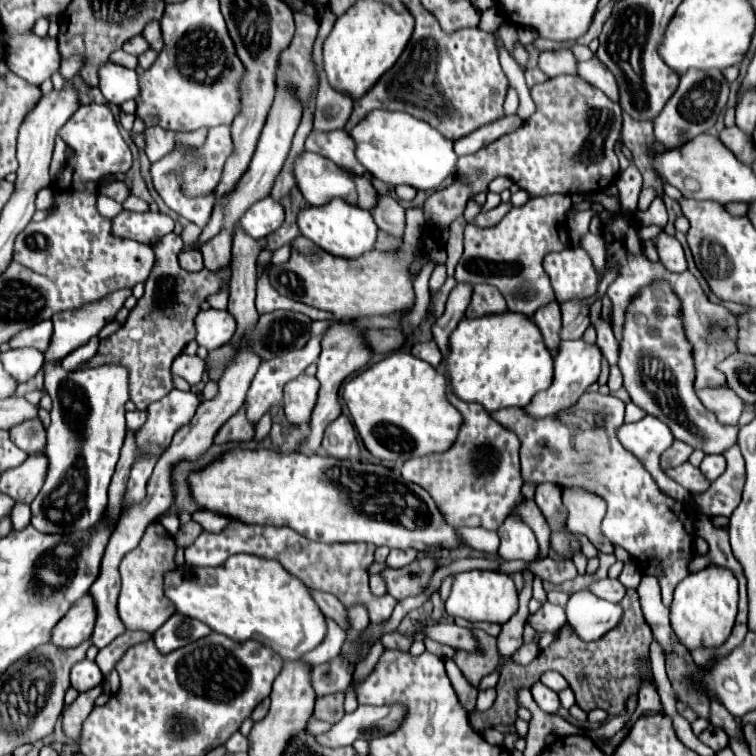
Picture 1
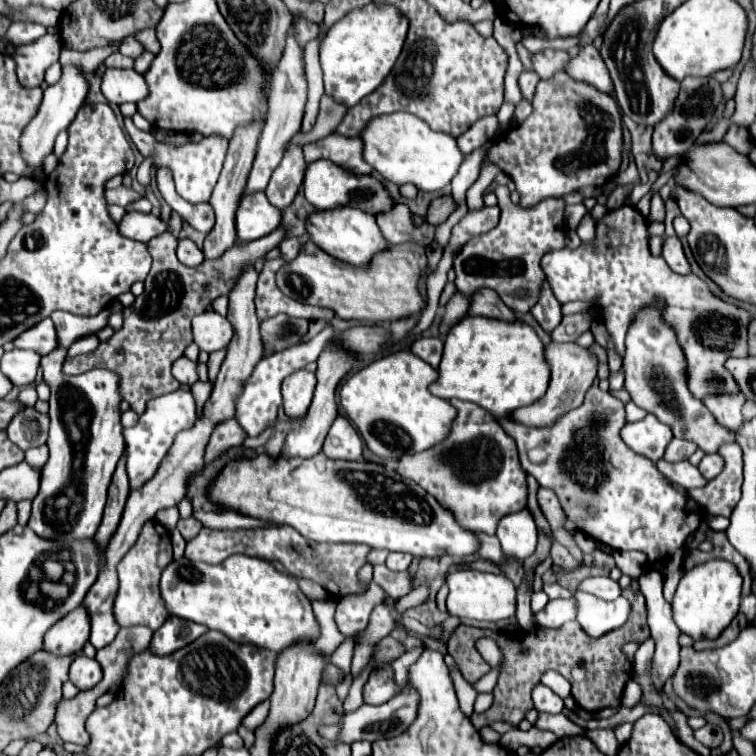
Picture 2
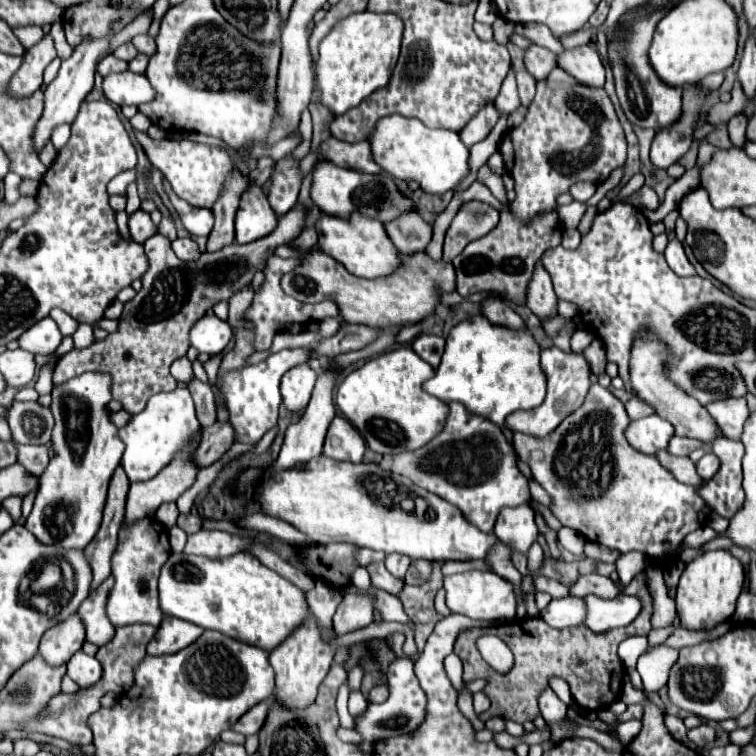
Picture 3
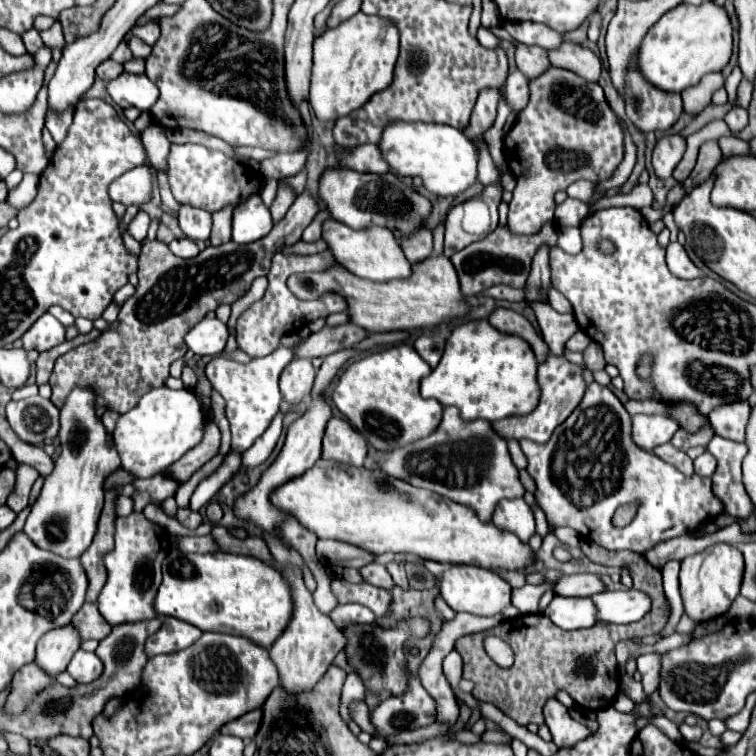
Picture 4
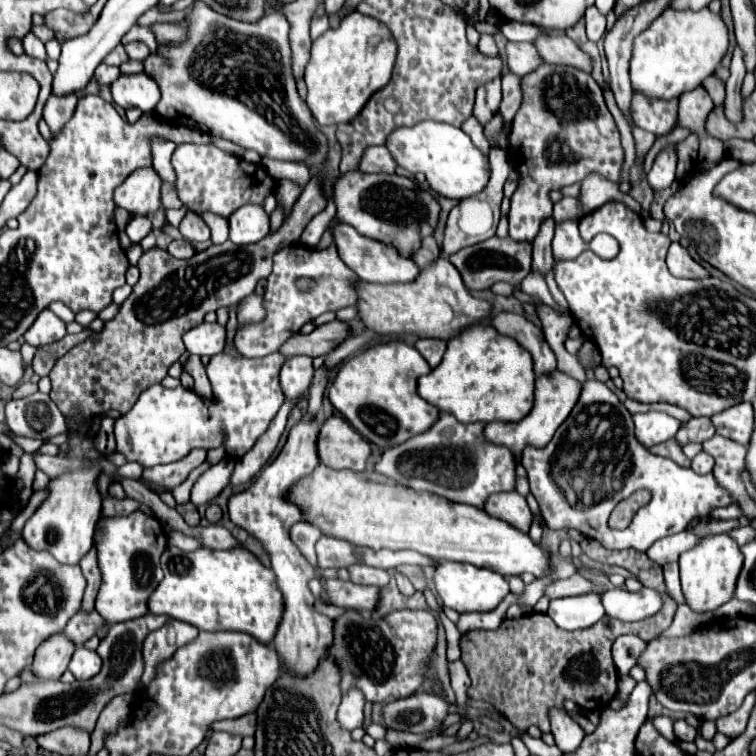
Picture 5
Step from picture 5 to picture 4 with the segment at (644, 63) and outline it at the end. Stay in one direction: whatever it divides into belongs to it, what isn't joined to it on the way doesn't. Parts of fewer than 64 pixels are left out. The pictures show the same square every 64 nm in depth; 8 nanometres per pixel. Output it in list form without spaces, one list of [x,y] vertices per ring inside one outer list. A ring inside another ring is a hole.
[[[704,2],[700,6],[692,4],[678,4],[676,8],[668,10],[642,38],[638,56],[636,56],[636,66],[638,72],[646,78],[648,84],[656,86],[658,90],[664,92],[682,92],[688,86],[696,86],[702,76],[710,72],[720,72],[732,56],[732,26],[726,16],[726,10],[722,6],[716,6],[714,2]]]

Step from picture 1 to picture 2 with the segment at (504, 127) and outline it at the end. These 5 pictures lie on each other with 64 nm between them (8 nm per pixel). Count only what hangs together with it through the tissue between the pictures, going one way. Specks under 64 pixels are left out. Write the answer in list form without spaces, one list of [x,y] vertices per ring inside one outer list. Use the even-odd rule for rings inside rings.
[[[494,114],[488,118],[480,118],[464,134],[458,136],[458,146],[464,154],[470,154],[474,148],[486,144],[496,130],[498,130],[498,118]]]

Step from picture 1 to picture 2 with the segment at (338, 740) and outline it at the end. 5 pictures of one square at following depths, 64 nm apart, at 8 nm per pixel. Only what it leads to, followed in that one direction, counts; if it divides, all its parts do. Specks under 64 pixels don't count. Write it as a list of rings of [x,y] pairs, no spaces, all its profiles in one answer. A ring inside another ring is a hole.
[[[424,646],[416,647],[404,652],[400,658],[396,658],[392,662],[392,672],[394,672],[394,678],[398,685],[398,694],[394,698],[390,698],[386,704],[380,704],[380,706],[364,704],[358,710],[346,714],[344,716],[344,722],[342,722],[342,732],[340,732],[340,740],[342,742],[346,742],[346,744],[352,744],[354,740],[374,742],[374,740],[380,740],[380,738],[392,738],[392,736],[402,734],[404,730],[408,730],[408,726],[416,720],[418,706],[420,706],[418,690],[414,690],[407,682],[408,669],[418,660],[423,651]]]

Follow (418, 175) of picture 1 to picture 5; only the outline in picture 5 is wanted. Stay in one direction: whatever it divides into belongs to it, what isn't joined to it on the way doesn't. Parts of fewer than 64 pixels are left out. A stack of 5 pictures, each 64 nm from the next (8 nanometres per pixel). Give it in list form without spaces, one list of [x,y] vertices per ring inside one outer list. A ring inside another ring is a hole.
[[[424,120],[410,128],[398,128],[388,138],[386,148],[392,152],[398,166],[406,168],[412,174],[422,172],[428,184],[432,186],[432,190],[436,190],[446,198],[462,200],[474,196],[484,190],[490,178],[488,156],[484,156],[484,152],[474,146],[468,134],[464,134],[460,128],[450,124]]]

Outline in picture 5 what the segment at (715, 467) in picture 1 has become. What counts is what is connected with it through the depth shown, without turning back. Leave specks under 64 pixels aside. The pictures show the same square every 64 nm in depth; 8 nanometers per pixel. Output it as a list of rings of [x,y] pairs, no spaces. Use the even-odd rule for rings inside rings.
[[[700,452],[692,458],[692,470],[696,474],[710,474],[712,468],[714,468],[714,458],[708,456],[706,452]]]

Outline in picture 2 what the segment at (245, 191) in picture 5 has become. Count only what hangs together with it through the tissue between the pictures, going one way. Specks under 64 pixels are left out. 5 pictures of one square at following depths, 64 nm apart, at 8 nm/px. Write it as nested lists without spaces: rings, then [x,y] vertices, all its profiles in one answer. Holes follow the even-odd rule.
[[[124,118],[124,126],[126,126],[126,132],[130,134],[132,142],[136,144],[136,148],[140,150],[140,154],[144,158],[152,158],[154,166],[168,168],[172,172],[172,178],[174,178],[174,184],[176,184],[176,192],[182,198],[186,198],[192,204],[202,204],[202,202],[210,200],[212,188],[218,182],[218,176],[220,176],[220,170],[222,170],[222,164],[224,164],[224,158],[226,158],[228,142],[224,138],[210,136],[210,138],[202,138],[200,142],[186,142],[182,146],[172,146],[172,144],[156,140],[150,132],[138,130],[132,124],[130,118]]]

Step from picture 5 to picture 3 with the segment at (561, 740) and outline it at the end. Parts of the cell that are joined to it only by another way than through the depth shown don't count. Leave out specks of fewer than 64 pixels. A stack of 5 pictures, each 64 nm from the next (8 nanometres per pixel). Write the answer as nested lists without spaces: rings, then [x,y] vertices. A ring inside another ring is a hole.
[[[552,690],[542,692],[542,696],[540,696],[540,714],[546,720],[546,724],[550,726],[554,744],[564,740],[564,738],[594,738],[602,746],[606,746],[610,742],[610,736],[606,732],[600,732],[600,730],[590,728],[590,726],[580,726],[580,724],[570,726],[566,710],[568,710],[568,706]]]

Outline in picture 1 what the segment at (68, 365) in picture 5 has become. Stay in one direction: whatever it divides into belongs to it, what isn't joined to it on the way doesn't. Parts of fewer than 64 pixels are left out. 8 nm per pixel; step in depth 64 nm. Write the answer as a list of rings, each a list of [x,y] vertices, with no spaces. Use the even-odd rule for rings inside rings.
[[[176,234],[160,238],[160,242],[152,246],[152,250],[156,254],[156,262],[152,274],[144,282],[144,296],[130,310],[124,326],[120,326],[120,330],[114,332],[110,338],[100,340],[96,358],[90,358],[80,368],[86,370],[104,364],[124,366],[128,370],[130,400],[136,404],[136,410],[146,410],[150,402],[156,402],[156,398],[162,398],[170,390],[174,390],[170,366],[174,358],[182,354],[186,344],[192,342],[196,336],[194,318],[200,312],[200,304],[208,296],[226,290],[230,282],[230,266],[218,272],[202,268],[196,274],[188,274],[184,268],[180,268],[178,252],[182,250],[182,238]]]

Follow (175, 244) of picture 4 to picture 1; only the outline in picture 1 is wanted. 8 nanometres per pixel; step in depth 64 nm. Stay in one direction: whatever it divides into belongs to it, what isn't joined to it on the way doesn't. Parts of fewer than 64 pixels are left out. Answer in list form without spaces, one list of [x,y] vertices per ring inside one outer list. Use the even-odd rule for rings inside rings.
[[[184,248],[184,250],[180,250],[178,260],[180,260],[180,266],[182,266],[184,270],[188,270],[188,272],[198,272],[198,270],[204,268],[204,264],[202,264],[202,254],[200,254],[200,250],[196,250],[196,248]]]

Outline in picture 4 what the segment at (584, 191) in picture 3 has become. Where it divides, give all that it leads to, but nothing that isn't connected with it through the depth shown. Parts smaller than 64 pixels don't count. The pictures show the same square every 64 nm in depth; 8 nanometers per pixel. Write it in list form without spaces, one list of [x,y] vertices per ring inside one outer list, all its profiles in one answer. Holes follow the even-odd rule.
[[[578,180],[578,182],[574,182],[568,190],[566,190],[566,194],[570,196],[570,198],[578,198],[578,200],[584,200],[584,202],[588,202],[588,198],[590,198],[590,194],[592,194],[592,182],[588,182],[588,180]]]

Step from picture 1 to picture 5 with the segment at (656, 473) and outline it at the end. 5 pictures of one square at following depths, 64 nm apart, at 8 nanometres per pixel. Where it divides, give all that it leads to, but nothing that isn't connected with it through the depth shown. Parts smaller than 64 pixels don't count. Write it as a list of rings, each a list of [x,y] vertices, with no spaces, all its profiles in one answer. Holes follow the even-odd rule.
[[[650,410],[644,414],[634,414],[634,426],[636,426],[636,438],[640,440],[640,444],[650,448],[668,438],[674,438],[680,428],[680,422],[666,412]]]

